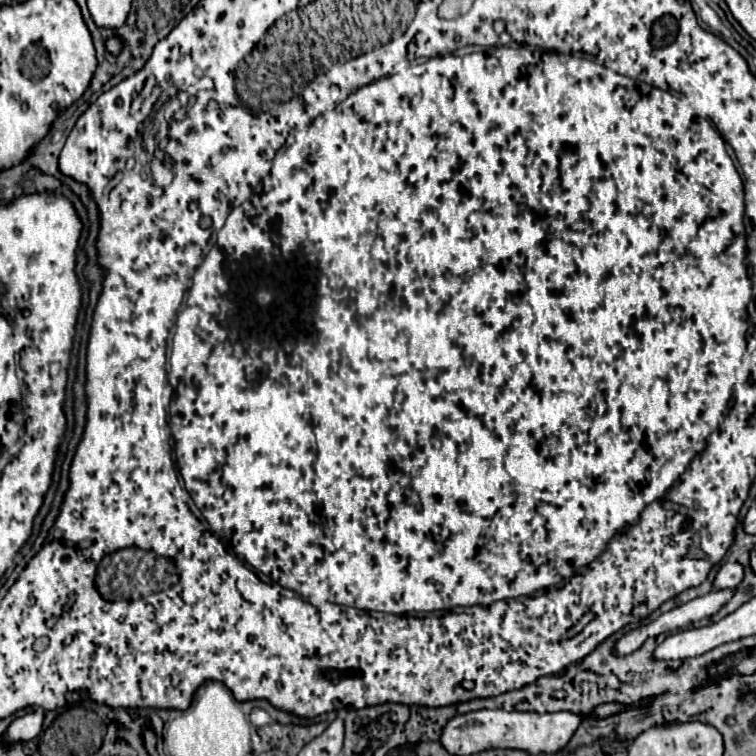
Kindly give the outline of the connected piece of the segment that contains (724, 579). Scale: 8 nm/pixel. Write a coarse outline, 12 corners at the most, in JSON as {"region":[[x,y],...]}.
{"region":[[739,562],[721,566],[715,588],[737,588],[743,580]]}

